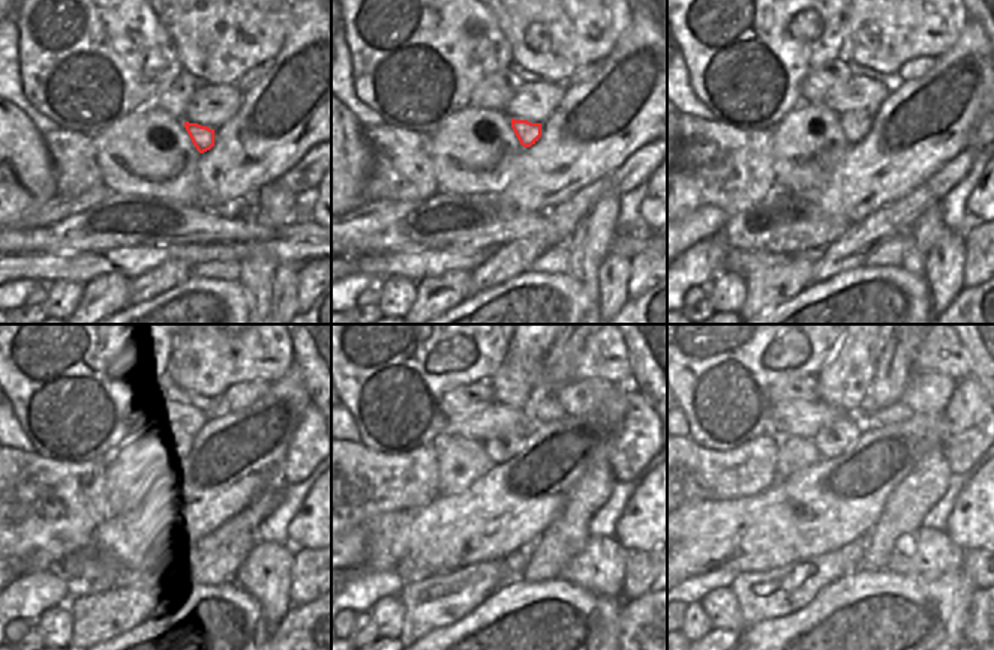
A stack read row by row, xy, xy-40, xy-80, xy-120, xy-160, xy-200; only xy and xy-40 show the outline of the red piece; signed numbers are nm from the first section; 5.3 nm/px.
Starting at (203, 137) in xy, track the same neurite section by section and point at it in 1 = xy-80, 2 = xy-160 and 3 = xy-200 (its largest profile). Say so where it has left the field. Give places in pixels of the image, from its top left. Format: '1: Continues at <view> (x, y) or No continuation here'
1: Continues at xy-80 (855, 125)
2: Continues at xy-160 (502, 448)
3: Continues at xy-200 (844, 431).

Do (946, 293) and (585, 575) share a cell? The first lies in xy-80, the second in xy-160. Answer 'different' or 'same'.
same

